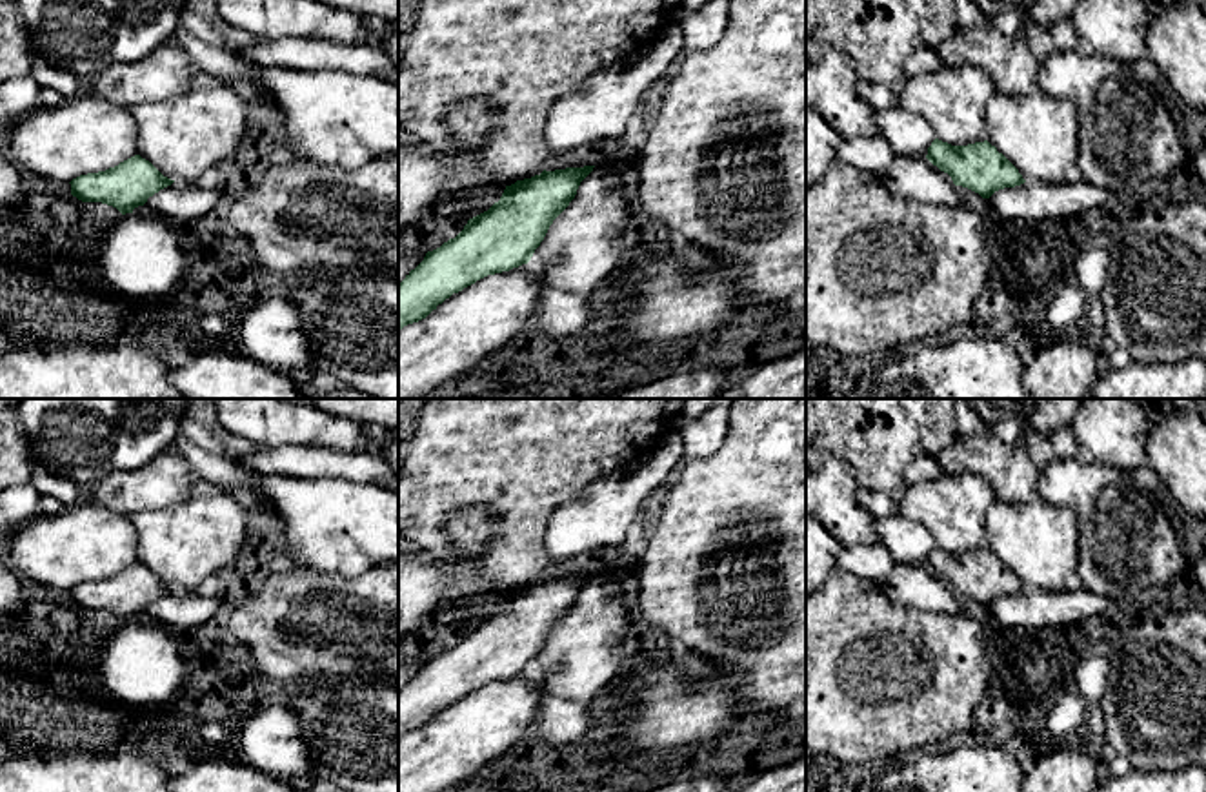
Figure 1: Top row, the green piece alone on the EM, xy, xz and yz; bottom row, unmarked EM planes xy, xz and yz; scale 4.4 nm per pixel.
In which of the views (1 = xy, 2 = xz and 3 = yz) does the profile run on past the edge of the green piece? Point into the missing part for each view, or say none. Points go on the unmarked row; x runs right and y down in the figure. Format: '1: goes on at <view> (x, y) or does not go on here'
1: does not go on here
2: does not go on here
3: does not go on here

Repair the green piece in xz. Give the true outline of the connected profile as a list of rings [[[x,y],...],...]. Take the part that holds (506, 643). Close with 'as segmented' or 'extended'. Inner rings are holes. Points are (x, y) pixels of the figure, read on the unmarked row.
[[[593,575],[544,577],[540,583],[506,594],[498,610],[469,626],[455,646],[427,659],[424,668],[398,692],[398,737],[426,726],[438,712],[477,688],[528,672],[553,628],[569,614]]]; as segmented

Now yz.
[[[935,546],[928,555],[926,566],[948,581],[955,594],[968,595],[982,606],[1026,590],[1019,577],[988,548],[951,553]]]; as segmented

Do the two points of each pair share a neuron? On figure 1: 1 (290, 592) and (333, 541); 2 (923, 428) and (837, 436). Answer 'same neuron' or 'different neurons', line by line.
1: different neurons
2: same neuron

